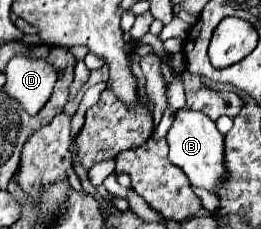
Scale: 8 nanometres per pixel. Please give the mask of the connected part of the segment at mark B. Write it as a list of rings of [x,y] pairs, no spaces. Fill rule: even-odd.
[[[193,109],[177,111],[175,121],[167,133],[167,143],[169,143],[171,163],[185,171],[191,185],[217,195],[217,189],[225,183],[227,167],[223,159],[223,135],[217,131],[215,123],[201,111]]]

